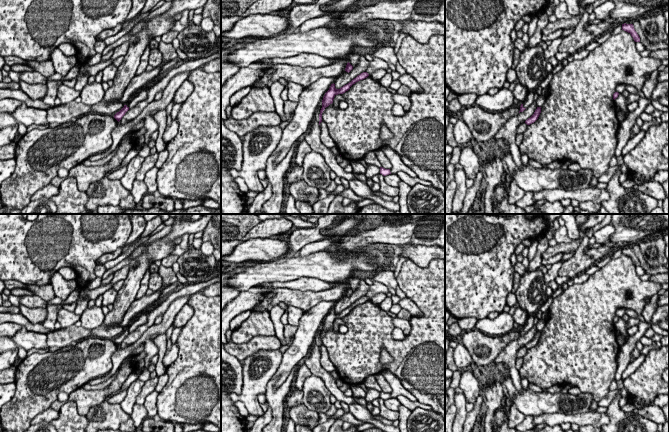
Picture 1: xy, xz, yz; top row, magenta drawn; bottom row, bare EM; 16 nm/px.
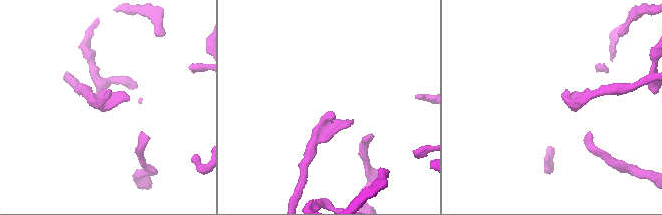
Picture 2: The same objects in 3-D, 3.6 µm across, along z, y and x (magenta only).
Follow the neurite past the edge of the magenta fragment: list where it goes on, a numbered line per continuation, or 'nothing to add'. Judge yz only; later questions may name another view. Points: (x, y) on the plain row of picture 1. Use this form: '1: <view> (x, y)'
1: yz (529, 323)

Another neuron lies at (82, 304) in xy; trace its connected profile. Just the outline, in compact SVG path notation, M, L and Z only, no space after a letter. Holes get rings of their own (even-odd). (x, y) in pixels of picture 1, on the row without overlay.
M81 298L81 299L78 299L77 300L77 306L74 310L74 313L77 314L77 315L81 315L84 310L88 307L88 302L90 300L87 299L87 298Z

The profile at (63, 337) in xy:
M101 324L95 329L88 330L83 328L82 326L77 327L75 325L72 325L67 328L61 328L59 330L54 330L47 333L47 346L50 348L63 348L71 345L72 342L78 342L87 337L114 340L124 331L124 329L125 328L121 326L113 327Z

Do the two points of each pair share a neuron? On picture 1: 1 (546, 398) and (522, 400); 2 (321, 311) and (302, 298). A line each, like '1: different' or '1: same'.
1: same
2: different

